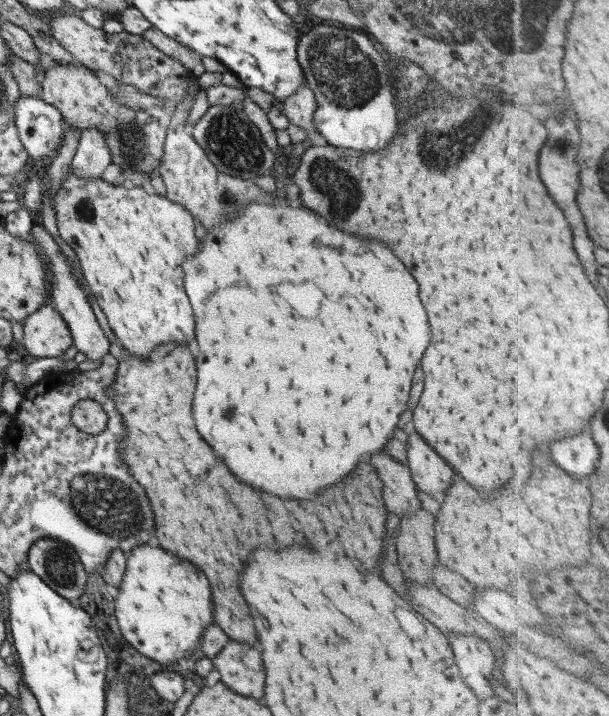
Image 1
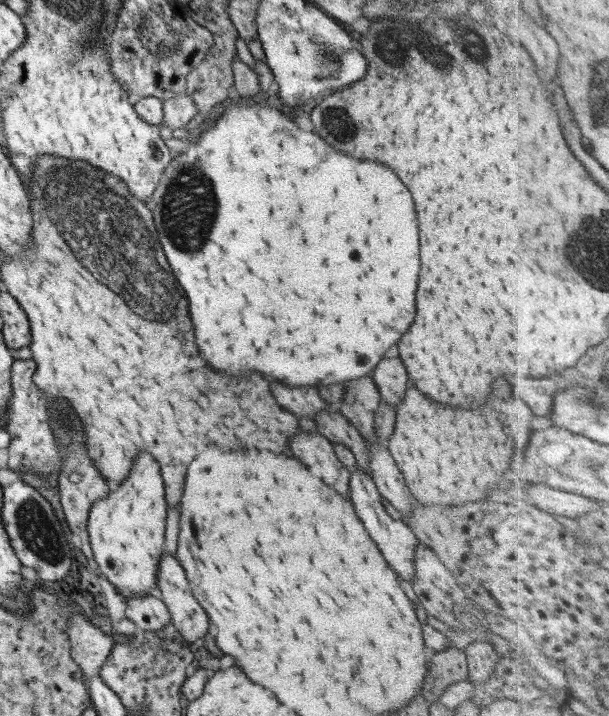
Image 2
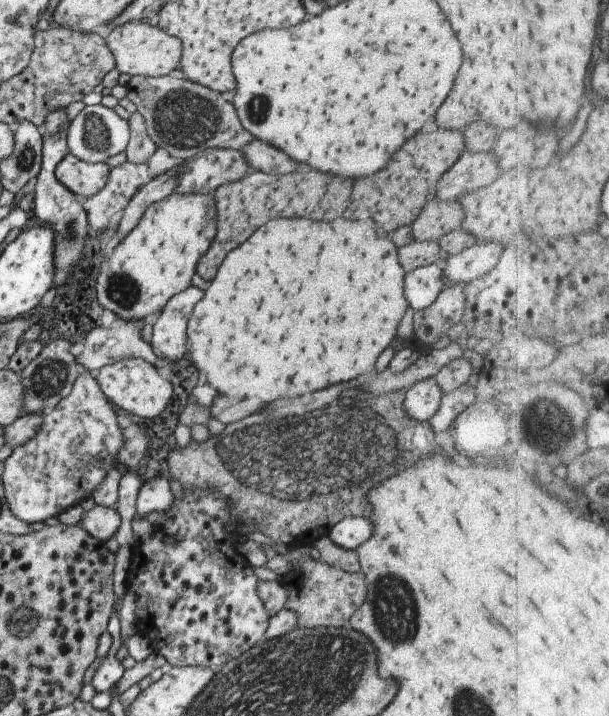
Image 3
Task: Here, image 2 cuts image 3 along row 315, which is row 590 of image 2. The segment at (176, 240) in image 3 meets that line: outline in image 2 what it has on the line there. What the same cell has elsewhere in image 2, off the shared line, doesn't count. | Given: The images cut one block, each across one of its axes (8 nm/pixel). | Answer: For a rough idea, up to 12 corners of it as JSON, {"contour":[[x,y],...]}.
{"contour":[[139,454],[89,509],[99,572],[120,598],[154,594],[165,490]]}

